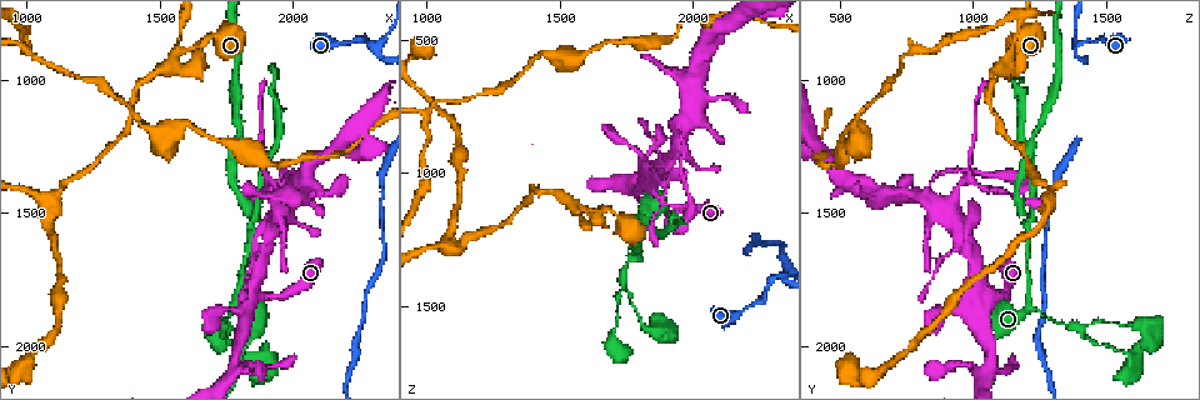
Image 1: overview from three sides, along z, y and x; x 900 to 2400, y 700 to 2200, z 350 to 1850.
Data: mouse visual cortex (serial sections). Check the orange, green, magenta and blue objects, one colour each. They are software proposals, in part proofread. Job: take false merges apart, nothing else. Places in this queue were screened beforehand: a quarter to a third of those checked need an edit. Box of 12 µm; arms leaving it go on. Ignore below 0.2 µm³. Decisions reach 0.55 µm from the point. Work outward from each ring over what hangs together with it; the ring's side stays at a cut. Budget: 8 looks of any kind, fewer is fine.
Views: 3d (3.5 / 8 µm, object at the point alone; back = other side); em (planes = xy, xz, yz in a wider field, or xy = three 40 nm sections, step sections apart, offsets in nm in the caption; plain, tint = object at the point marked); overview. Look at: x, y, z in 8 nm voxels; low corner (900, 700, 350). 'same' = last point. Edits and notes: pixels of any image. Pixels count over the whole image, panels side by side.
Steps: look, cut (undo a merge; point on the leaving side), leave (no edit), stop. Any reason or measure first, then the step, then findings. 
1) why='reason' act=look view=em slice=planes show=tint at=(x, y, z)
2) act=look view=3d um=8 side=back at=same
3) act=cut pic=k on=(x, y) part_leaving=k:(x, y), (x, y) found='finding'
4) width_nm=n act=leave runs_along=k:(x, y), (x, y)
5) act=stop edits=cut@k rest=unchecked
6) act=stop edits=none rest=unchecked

why='three-way junction' act=look view=em slice=xy step=3 show=tint at=(1570, 900, 1140)

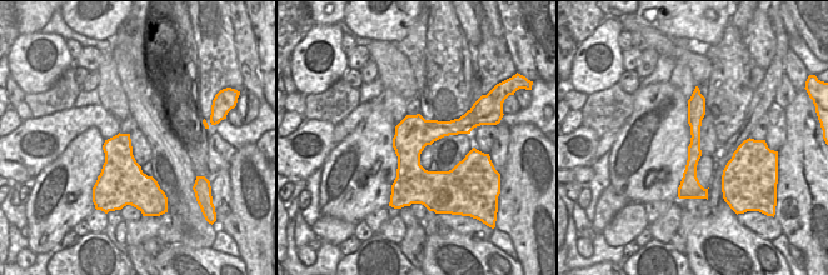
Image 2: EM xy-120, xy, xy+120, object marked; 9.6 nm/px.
why='see where the arms go' act=look view=3d um=3.5 at=same

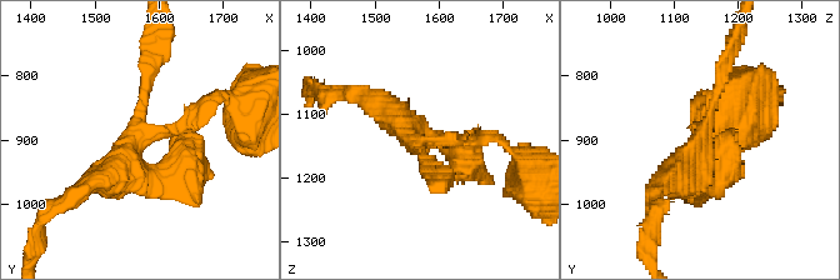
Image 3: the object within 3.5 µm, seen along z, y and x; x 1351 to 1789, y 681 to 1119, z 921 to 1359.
width_nm=360 act=leave runs_along=2:(697, 93), (696, 144), (689, 193) found='all the same cell'

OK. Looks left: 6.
act=look view=3d um=3.5 at=(1090, 1450, 1280)

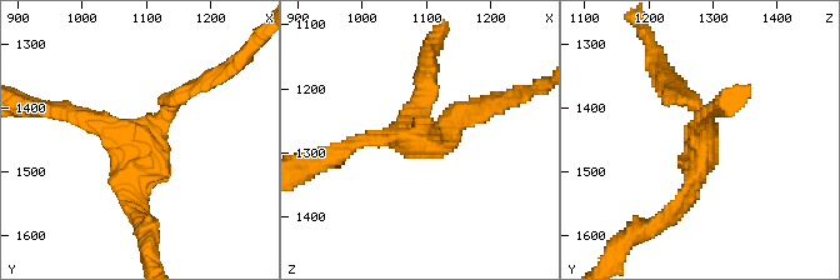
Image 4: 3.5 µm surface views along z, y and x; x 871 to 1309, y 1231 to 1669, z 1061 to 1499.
arms=3 arm_widths_nm=200,200,250 why='need the tissue' act=look view=em slice=xy step=1 show=plain at=(1095, 1455, 1280)

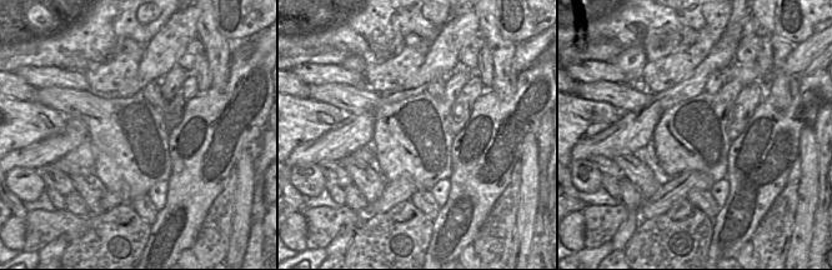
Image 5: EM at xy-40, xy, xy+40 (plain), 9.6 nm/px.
act=look view=em slice=xy step=1 show=tint at=same

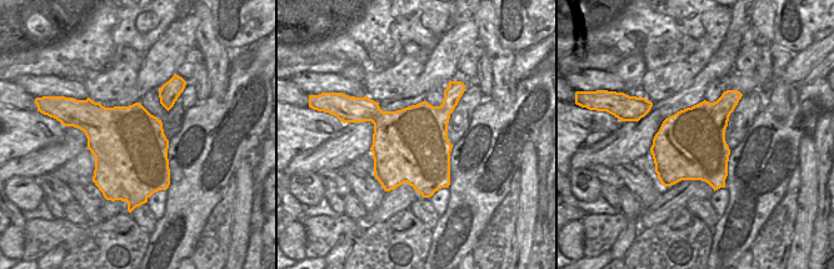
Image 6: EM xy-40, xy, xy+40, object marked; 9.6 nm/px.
act=leave runs_along=4:(189, 88), (143, 141), (135, 214) found='one cell here'

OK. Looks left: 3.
why='side arm on a straight run' act=look view=3d um=3.5 side=back at=(1850, 1530, 1200)

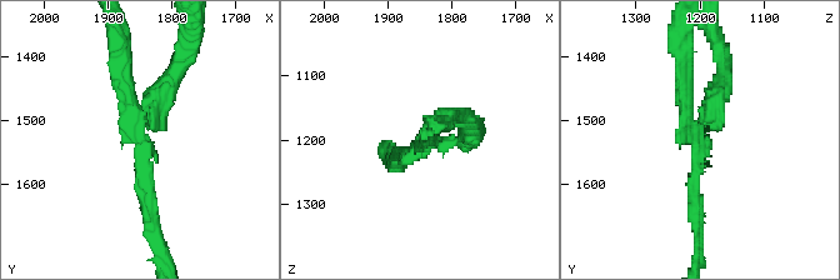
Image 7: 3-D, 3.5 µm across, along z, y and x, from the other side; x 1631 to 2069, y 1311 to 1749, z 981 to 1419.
arms=3 arm_widths_nm=150,250,250 why='shape alone is not enough' act=look view=em slice=xy step=1 show=tint at=(1845, 1535, 1200)

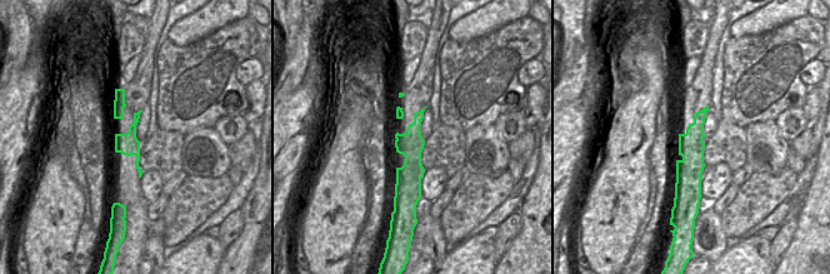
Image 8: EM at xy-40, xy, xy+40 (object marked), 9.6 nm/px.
why='cut it another way' act=look view=em slice=xy step=5 show=tint at=same

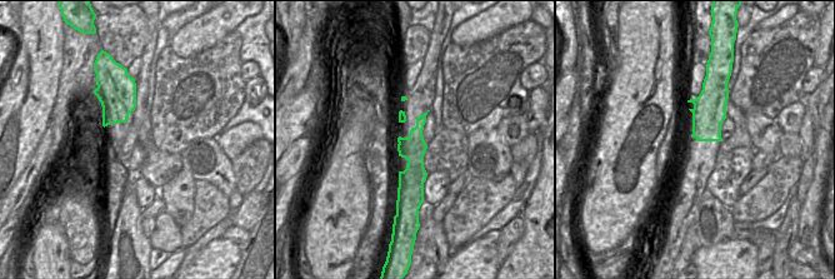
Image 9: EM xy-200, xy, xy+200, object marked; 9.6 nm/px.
act=cut pic=7 on=(160, 84) part_leaving=7:(150, 118), (189, 33) found='two cells meet here'

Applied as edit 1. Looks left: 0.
act=stop edits=cut@7 rest=unchecked

